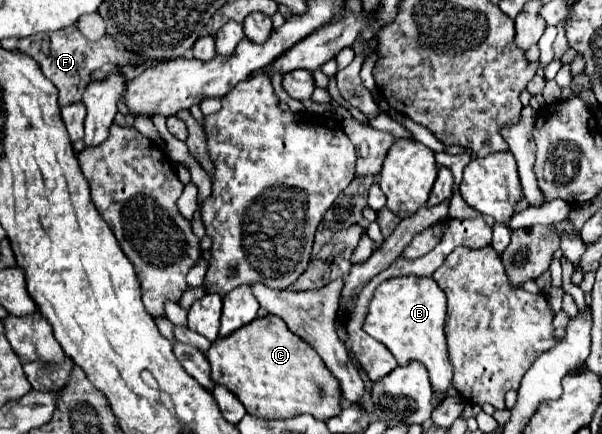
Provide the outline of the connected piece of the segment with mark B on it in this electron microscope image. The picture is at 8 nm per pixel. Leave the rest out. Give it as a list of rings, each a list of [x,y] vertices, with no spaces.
[[[397,277],[381,283],[371,299],[369,313],[365,319],[365,331],[381,341],[397,359],[399,365],[409,361],[421,361],[431,377],[433,391],[439,395],[439,401],[445,399],[445,393],[453,389],[453,365],[447,351],[445,337],[445,319],[447,319],[447,295],[431,277]]]

